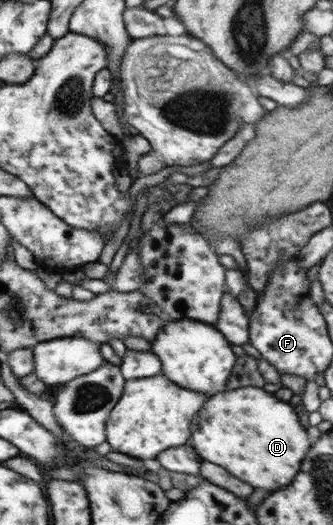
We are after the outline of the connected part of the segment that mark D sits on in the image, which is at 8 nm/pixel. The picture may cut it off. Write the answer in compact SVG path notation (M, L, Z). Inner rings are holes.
M249 386L211 396L191 424L191 432L193 446L205 462L213 462L249 486L263 490L291 484L309 450L307 434L291 406L261 388Z

